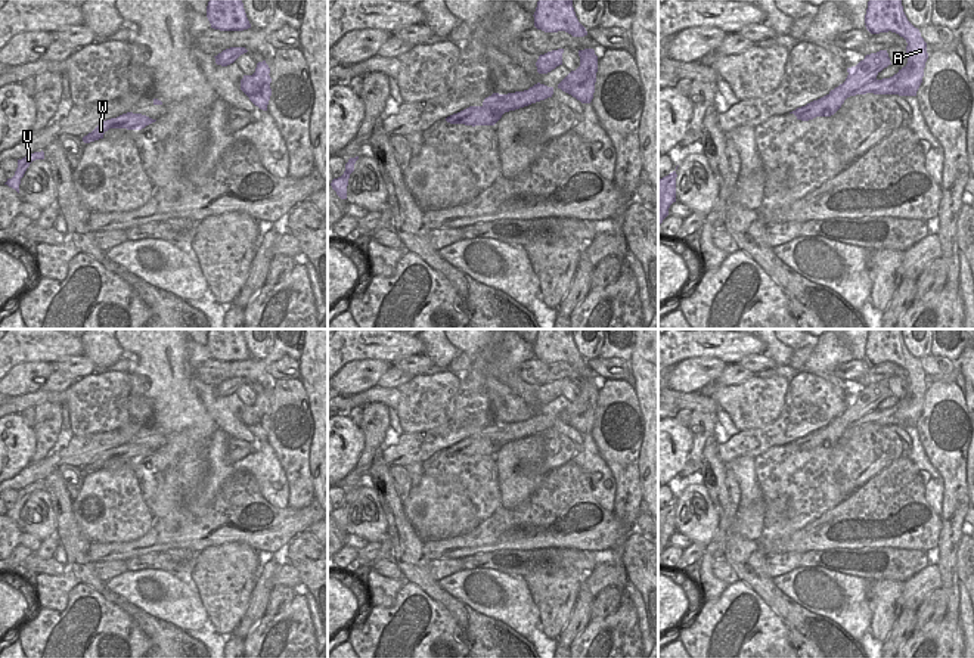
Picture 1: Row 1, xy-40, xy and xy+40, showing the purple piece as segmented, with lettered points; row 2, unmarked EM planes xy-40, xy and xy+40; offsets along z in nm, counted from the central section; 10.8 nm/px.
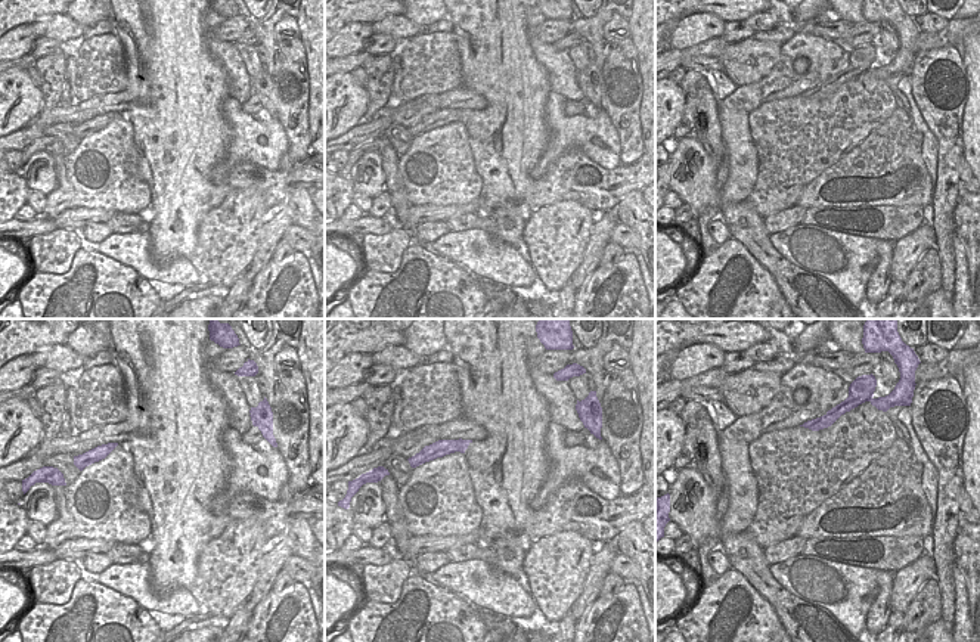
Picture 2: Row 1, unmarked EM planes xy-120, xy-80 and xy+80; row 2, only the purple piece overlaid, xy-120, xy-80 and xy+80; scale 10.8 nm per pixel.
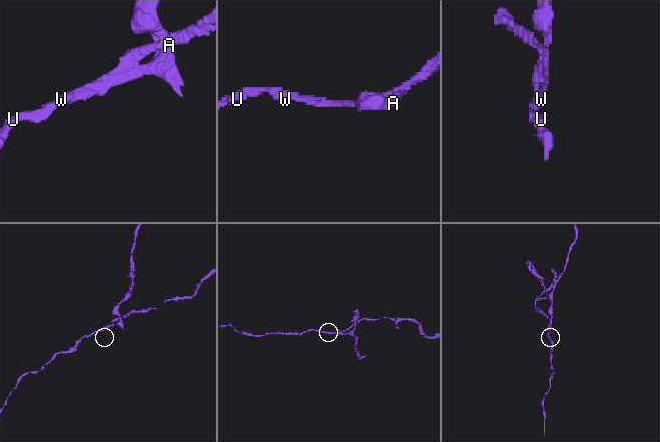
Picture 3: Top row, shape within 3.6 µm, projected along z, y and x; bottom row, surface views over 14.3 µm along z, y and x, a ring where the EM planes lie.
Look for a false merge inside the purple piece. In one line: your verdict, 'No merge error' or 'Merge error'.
Merge error.

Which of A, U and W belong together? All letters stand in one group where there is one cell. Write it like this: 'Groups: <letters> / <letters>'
Groups: A / U W.

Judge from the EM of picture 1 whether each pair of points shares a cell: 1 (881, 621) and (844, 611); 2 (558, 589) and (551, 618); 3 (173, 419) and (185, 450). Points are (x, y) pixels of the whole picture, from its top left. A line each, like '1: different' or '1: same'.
1: different
2: same
3: same

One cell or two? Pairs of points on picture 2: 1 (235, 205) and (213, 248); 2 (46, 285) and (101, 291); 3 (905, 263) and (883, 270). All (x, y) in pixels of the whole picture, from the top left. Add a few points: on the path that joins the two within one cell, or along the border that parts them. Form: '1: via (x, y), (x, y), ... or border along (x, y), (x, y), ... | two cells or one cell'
1: via (235, 216), (235, 225), (223, 238) | one cell
2: via (65, 279), (87, 261), (96, 266), (98, 272) | one cell
3: border along (893, 250), (890, 281) | two cells

